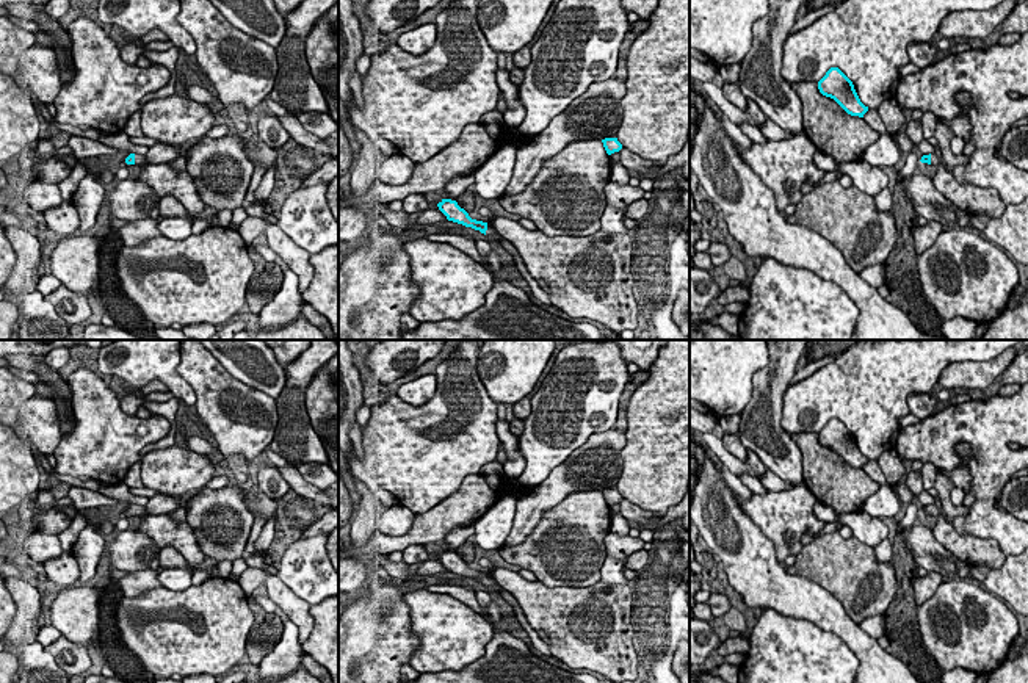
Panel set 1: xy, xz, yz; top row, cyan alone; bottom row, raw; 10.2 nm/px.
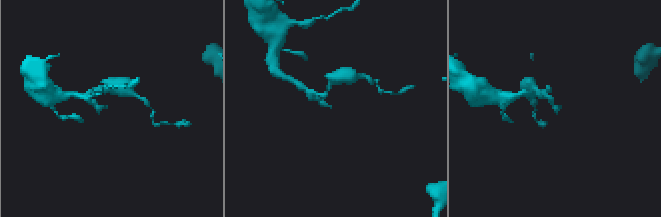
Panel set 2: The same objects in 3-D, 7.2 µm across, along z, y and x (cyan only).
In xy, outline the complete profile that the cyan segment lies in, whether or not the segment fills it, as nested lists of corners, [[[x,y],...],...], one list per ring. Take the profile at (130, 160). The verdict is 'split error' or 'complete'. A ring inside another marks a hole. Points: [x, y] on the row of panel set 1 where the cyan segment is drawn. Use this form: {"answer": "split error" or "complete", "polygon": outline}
{"answer": "split error", "polygon": [[[130,154],[125,163],[138,164],[141,168],[138,180],[150,186],[160,197],[171,194],[190,213],[202,213],[205,210],[193,175],[186,169],[177,171],[169,163],[152,164],[139,154]]]}

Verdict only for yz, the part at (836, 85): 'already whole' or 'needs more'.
already whole

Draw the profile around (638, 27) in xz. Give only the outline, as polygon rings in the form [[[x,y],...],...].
[[[639,19],[639,20],[630,23],[628,31],[625,33],[625,38],[619,47],[619,61],[617,61],[617,67],[616,67],[616,74],[614,74],[614,77],[619,81],[627,80],[627,55],[628,55],[632,44],[647,28],[649,28],[647,19]]]

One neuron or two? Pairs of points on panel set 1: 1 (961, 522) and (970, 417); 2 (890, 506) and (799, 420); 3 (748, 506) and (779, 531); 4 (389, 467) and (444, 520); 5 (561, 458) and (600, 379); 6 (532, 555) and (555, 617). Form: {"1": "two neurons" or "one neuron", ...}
{"1": "one neuron", "2": "one neuron", "3": "one neuron", "4": "two neurons", "5": "one neuron", "6": "two neurons"}

